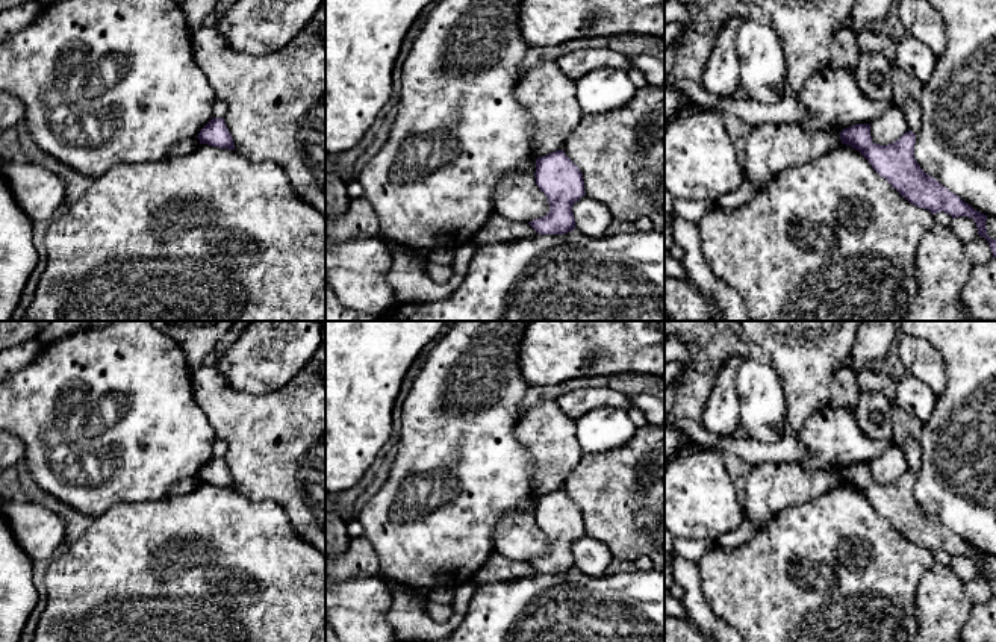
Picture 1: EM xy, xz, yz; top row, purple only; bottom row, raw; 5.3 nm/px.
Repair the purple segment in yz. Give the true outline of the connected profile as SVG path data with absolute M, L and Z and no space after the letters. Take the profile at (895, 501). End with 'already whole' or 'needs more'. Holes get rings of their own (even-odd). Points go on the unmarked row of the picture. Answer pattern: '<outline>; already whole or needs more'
M855 463L843 468L839 474L842 483L858 489L872 507L911 544L923 547L932 554L945 551L952 557L973 557L978 574L988 580L993 597L996 597L996 578L987 574L987 554L975 550L920 507L914 497L916 474L911 469L889 485L872 480L870 463Z; already whole

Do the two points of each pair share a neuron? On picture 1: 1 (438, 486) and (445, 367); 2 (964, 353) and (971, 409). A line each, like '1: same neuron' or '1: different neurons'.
1: same neuron
2: same neuron

